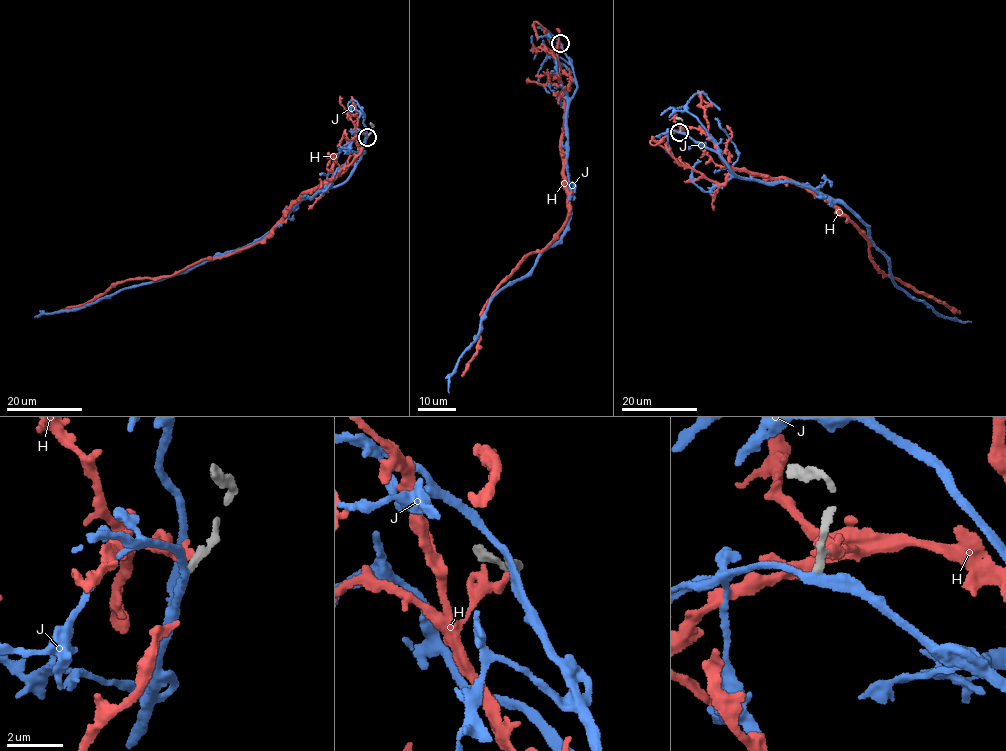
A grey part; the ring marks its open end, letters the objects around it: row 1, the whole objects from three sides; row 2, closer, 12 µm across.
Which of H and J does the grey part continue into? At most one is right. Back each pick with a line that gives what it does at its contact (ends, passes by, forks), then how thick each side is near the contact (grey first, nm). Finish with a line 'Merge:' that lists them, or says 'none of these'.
Merge: none of these

